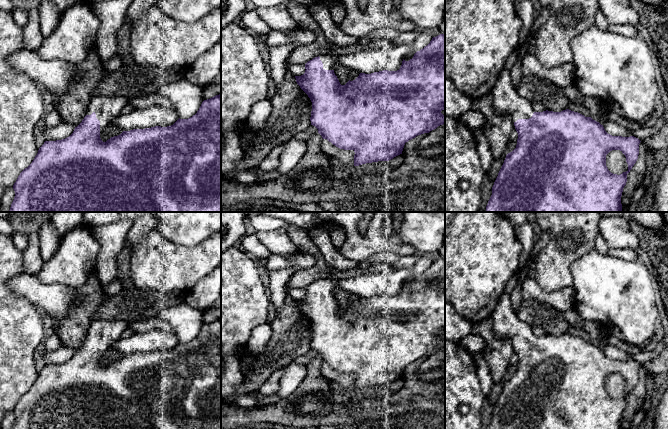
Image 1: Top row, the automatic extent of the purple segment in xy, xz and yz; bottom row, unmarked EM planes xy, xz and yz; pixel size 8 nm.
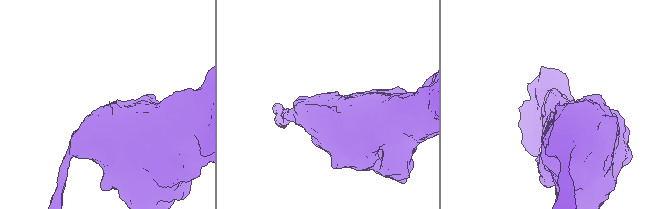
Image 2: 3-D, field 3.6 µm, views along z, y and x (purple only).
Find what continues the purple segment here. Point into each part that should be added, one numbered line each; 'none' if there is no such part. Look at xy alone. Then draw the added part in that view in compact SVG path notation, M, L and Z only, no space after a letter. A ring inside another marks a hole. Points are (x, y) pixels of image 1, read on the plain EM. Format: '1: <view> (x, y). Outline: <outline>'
1: xy (107, 332). Outline: M92 320L86 339L93 336L100 345L100 362L105 358L108 349L121 338L121 333L128 325L120 320Z

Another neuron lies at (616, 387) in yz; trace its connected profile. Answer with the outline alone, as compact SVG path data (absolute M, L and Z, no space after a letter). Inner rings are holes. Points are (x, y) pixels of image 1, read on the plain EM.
M612 374L606 379L606 390L611 397L617 399L628 395L626 381L620 374Z

